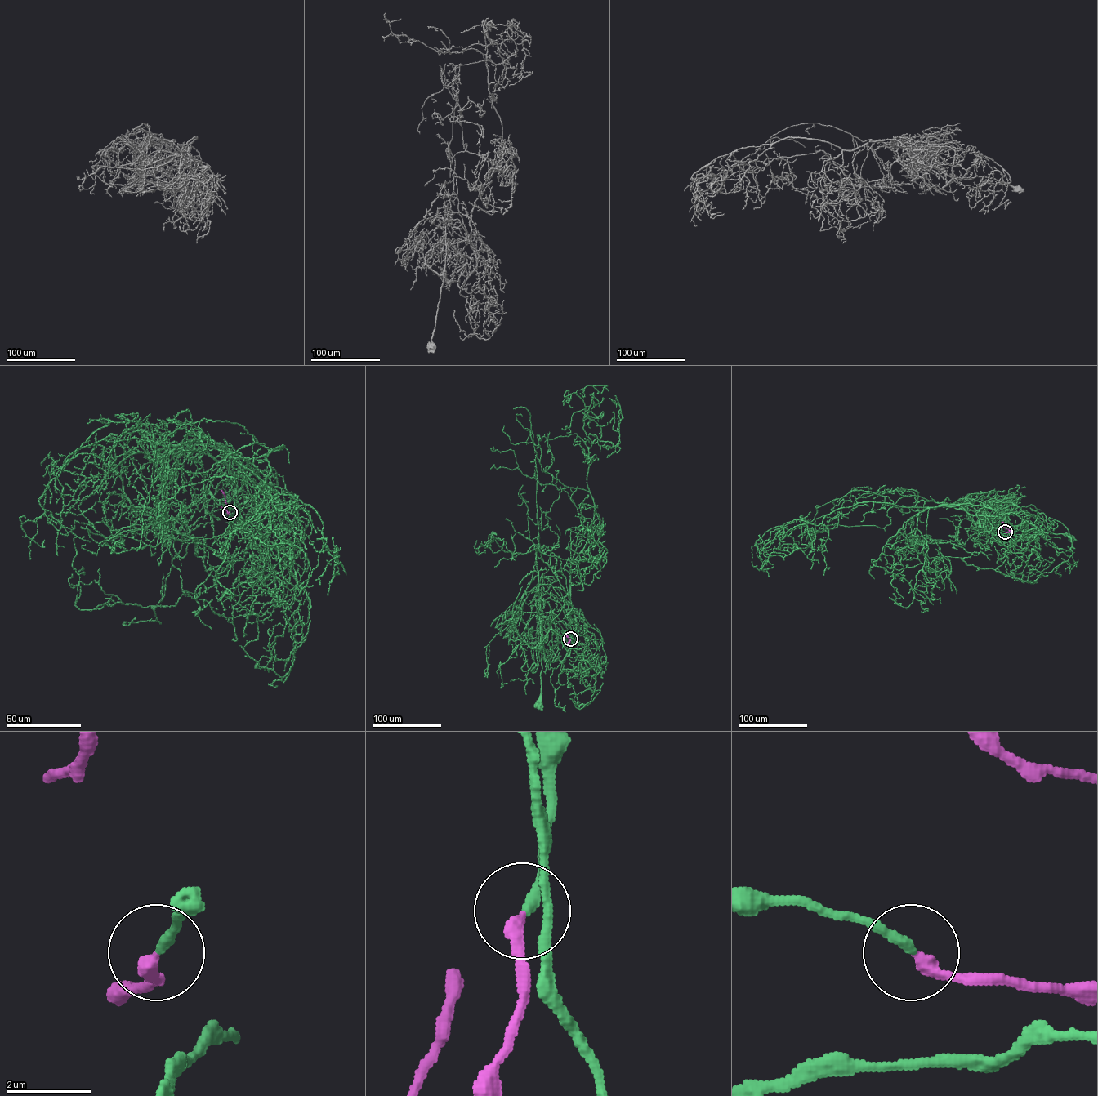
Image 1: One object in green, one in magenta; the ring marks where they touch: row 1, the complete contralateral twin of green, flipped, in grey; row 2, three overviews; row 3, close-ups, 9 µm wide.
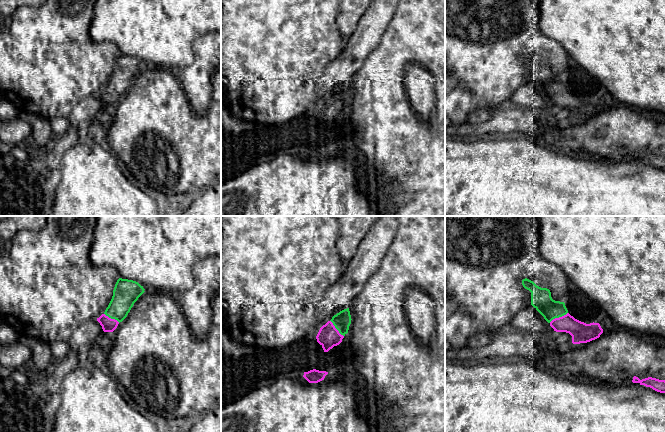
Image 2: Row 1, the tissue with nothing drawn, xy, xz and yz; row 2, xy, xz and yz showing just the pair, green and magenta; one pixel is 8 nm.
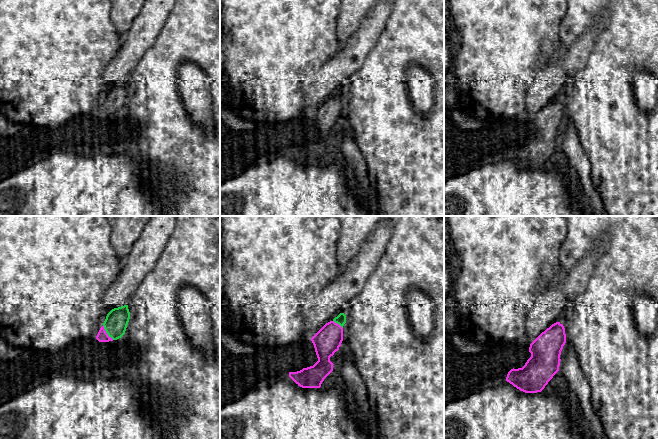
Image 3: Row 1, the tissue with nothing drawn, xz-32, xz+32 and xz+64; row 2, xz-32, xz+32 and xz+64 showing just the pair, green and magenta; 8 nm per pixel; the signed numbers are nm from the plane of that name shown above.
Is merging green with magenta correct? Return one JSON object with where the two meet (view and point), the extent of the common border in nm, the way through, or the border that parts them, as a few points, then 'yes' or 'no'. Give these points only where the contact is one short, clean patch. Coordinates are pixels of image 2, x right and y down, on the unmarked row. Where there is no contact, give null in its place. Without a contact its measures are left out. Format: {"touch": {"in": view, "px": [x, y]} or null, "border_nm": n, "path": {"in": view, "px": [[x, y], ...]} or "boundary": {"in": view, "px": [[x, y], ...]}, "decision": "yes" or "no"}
{"touch": {"in": "yz", "px": [558, 93]}, "border_nm": 170, "path": {"in": "yz", "px": [[541, 75], [558, 93], [581, 108]]}, "decision": "yes"}

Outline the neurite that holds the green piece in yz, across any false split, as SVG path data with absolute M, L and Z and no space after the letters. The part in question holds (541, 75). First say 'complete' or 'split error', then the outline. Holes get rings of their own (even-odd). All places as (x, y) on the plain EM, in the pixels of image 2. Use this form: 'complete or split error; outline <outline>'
split error; outline M527 54L522 56L522 61L531 68L531 81L554 107L569 109L573 120L590 118L599 114L603 109L599 99L586 100L571 92L564 78L552 75L549 65L541 64Z

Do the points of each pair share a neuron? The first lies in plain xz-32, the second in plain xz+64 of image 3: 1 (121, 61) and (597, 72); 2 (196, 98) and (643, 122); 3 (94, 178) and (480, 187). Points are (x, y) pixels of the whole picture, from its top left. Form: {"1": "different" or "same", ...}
{"1": "different", "2": "different", "3": "same"}

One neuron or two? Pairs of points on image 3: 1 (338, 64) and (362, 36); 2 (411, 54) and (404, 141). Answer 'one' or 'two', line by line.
1: one
2: one

